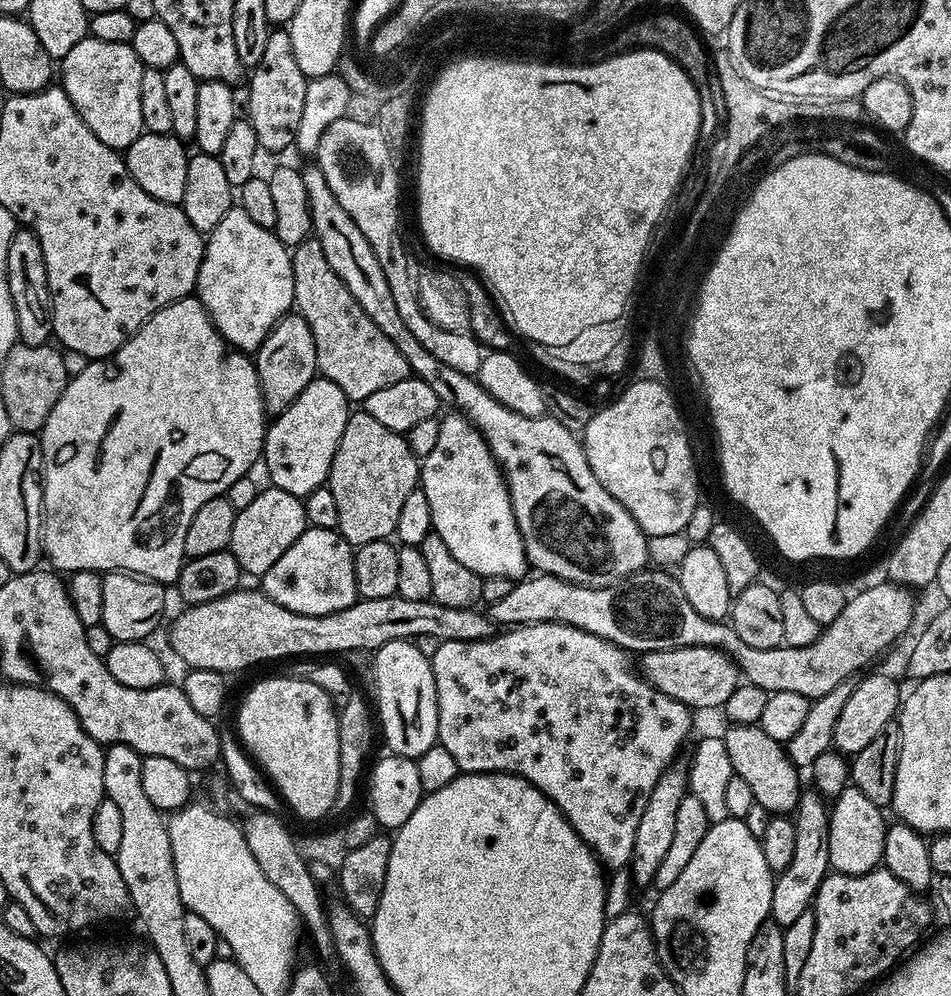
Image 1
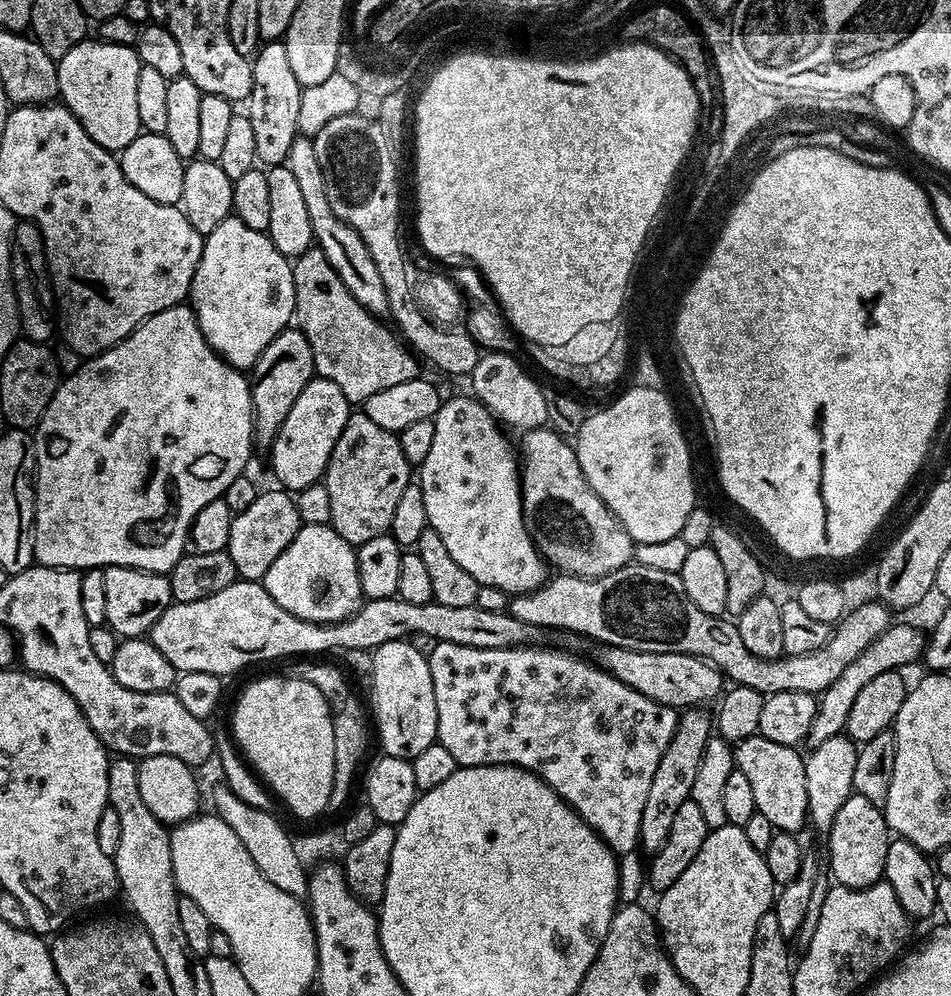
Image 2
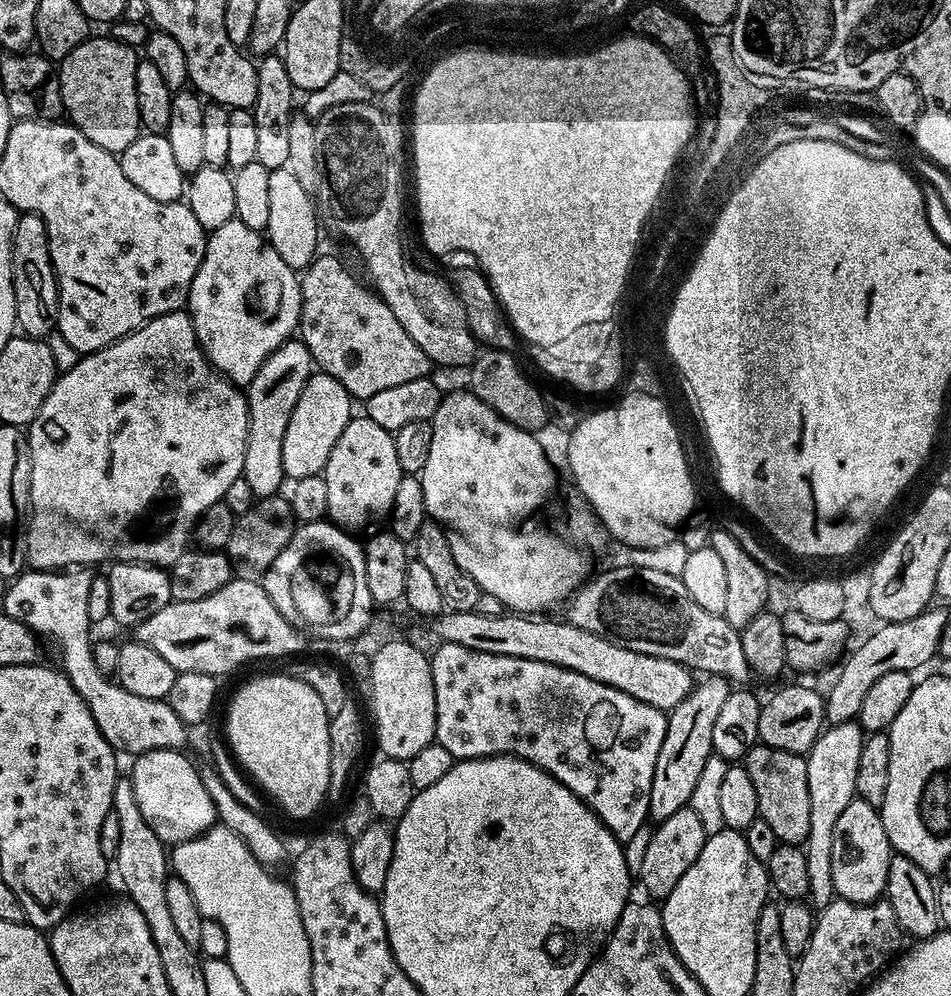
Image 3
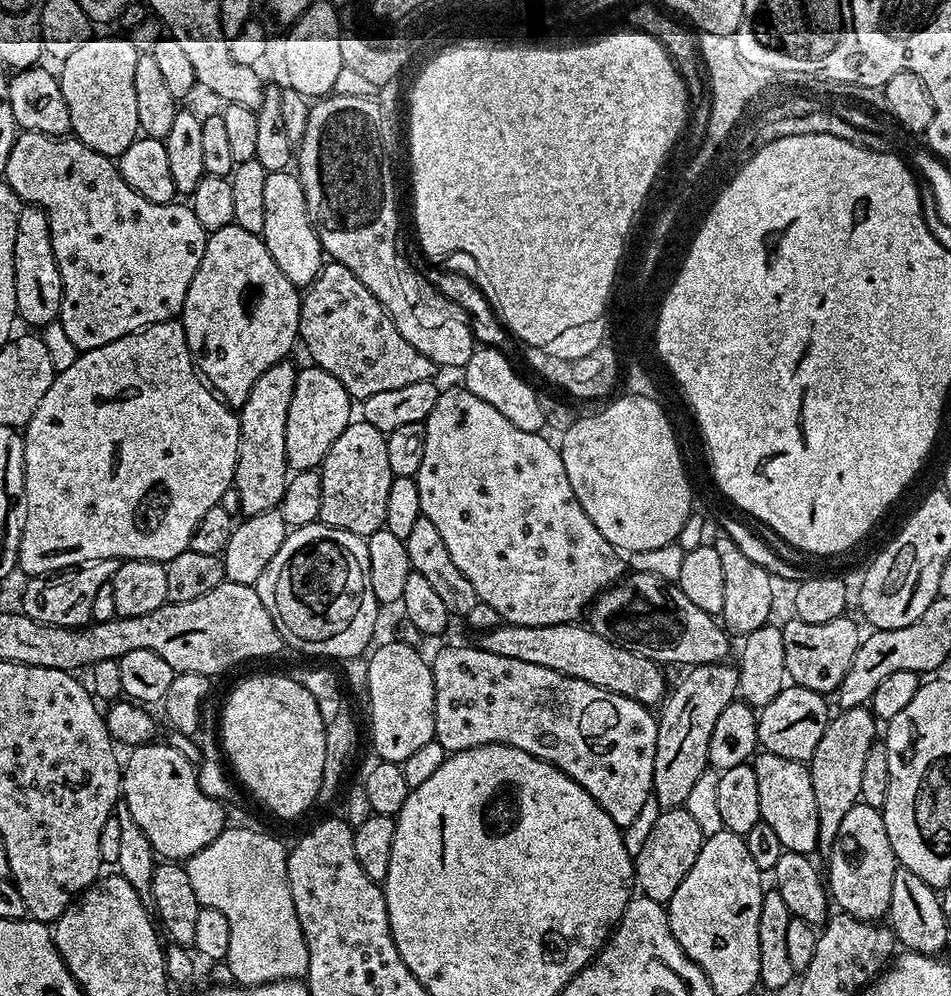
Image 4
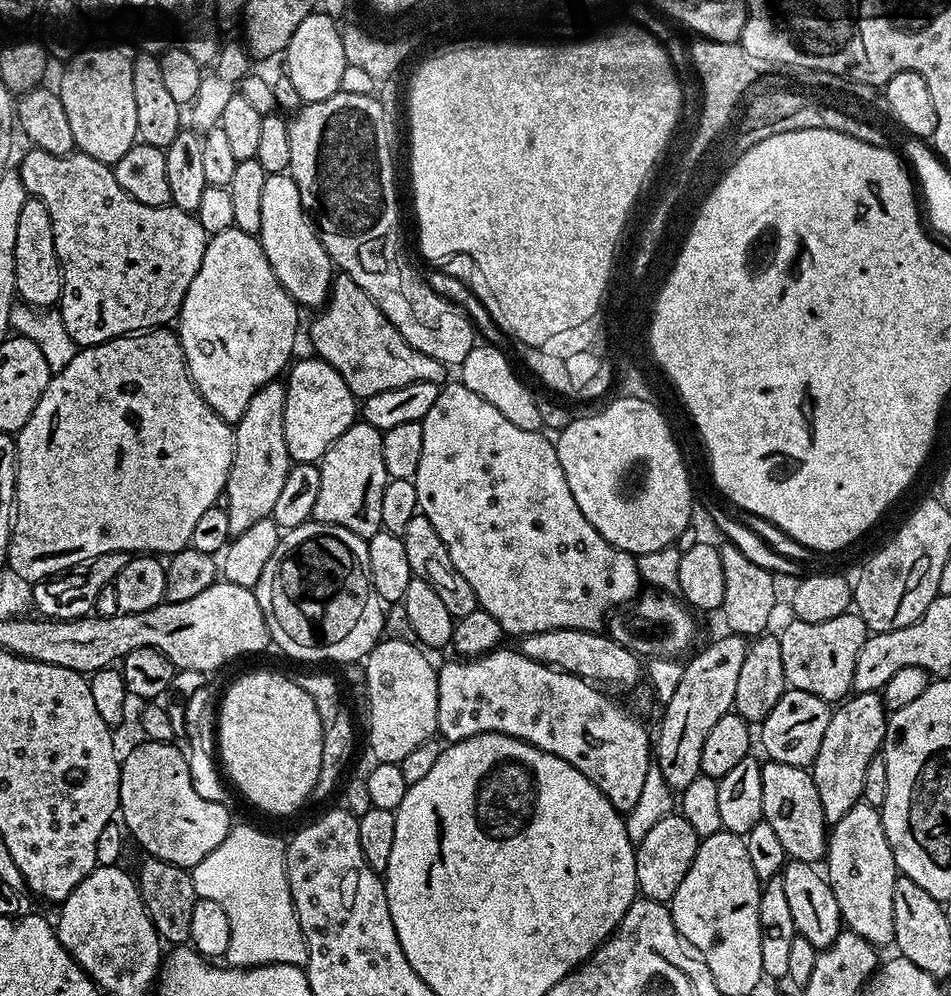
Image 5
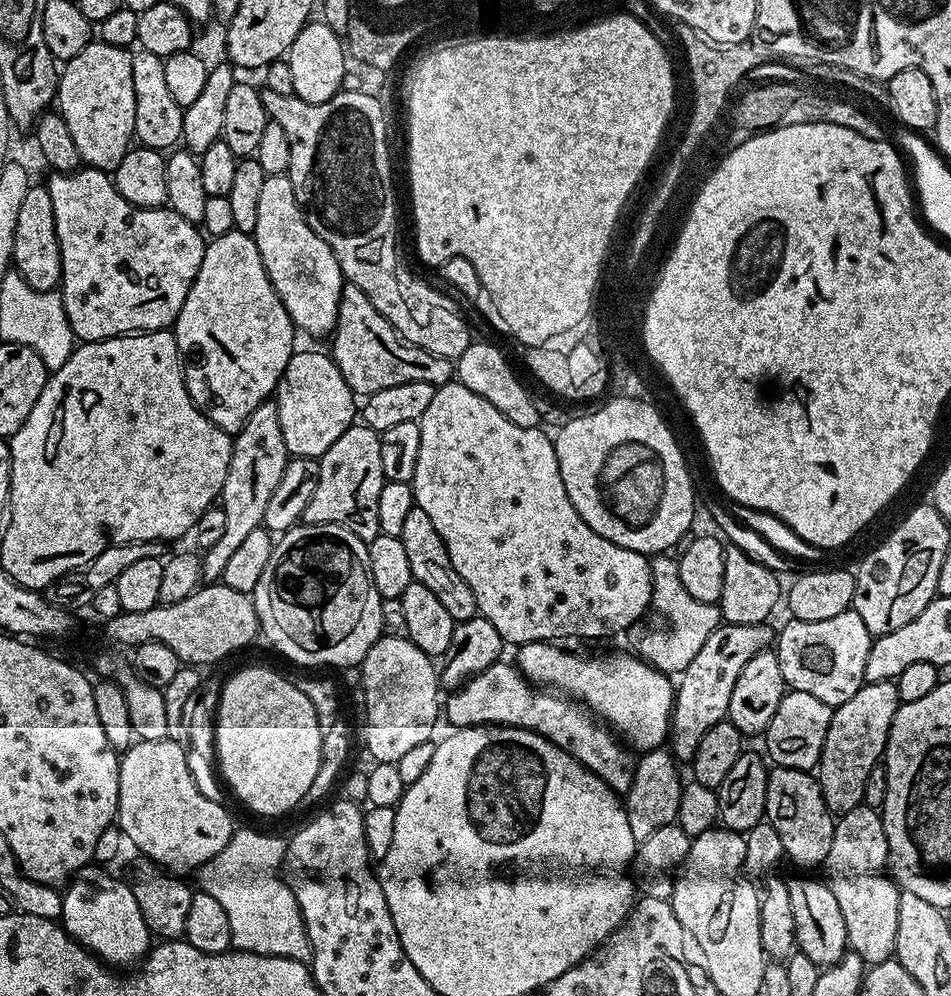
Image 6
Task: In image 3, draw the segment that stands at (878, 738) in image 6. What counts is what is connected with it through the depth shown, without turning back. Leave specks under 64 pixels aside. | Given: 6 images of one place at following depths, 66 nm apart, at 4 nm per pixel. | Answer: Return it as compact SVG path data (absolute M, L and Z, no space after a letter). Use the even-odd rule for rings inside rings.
M859 723L834 724L825 727L812 749L806 753L806 778L810 782L810 834L803 845L808 871L806 900L816 914L830 906L830 902L836 896L832 873L834 825L838 823L842 810L846 810L846 806L850 806L850 802L857 799L858 757L862 754L865 735Z

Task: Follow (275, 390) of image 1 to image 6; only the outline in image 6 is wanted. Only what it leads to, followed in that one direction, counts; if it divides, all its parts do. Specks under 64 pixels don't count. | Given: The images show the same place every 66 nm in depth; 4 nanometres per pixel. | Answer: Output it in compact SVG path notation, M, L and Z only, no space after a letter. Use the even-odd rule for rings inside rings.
M275 403L260 404L252 417L235 433L232 442L232 457L226 470L226 482L218 497L226 514L226 531L219 542L214 542L214 546L203 549L200 574L205 581L219 581L234 550L238 550L238 545L252 531L263 525L266 502L270 502L270 494L274 494L289 459L286 442L282 442L282 426L278 422Z

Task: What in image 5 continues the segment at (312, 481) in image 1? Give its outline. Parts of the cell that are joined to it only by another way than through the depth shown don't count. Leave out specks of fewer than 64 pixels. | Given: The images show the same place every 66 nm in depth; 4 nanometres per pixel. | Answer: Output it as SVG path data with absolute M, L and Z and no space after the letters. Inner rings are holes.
M297 359L287 369L286 414L286 450L289 457L298 464L316 464L330 450L330 446L341 434L358 420L358 400L353 396L350 386L342 382L342 374L334 370L325 360Z

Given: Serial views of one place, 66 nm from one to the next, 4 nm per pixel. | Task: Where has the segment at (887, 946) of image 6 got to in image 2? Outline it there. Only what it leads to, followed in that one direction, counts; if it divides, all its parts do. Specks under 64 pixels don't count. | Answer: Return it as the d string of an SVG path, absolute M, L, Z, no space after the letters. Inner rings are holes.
M855 794L848 796L834 818L834 826L826 834L828 840L827 871L831 879L847 888L865 888L884 880L886 850L890 839L890 829L881 809L874 807L866 798Z

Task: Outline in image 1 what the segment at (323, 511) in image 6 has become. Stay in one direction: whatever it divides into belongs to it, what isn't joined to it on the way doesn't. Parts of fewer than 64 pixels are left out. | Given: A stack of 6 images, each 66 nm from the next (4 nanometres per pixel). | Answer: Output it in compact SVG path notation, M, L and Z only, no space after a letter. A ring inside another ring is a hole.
M363 410L353 411L349 415L346 430L342 430L342 438L338 442L338 450L334 450L326 481L330 494L334 494L334 499L338 501L338 531L347 544L359 546L375 540L387 540L395 533L398 514L406 497L420 483L420 465L421 461L412 453L401 433L382 426L382 422L370 418L370 414Z

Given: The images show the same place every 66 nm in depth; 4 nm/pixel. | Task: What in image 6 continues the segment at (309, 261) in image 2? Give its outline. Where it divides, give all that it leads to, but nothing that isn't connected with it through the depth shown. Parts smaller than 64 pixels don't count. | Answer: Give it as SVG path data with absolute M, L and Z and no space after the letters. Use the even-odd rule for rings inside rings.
M345 283L340 292L338 318L330 333L331 340L332 361L338 366L342 378L346 378L346 386L360 398L386 390L386 386L402 386L402 382L430 382L439 386L449 383L454 376L453 361L430 354L400 337L398 330L374 310L370 298L353 284Z

